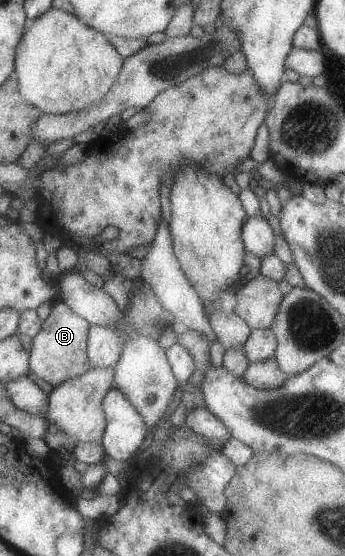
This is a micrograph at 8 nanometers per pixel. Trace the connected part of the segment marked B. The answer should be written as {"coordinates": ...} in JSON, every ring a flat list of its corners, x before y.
{"coordinates":[[60,299,52,303,51,312,44,321,41,332,32,339,30,366,33,375,55,387,67,382,69,378,83,376,93,369,88,352,89,330,92,325,83,316,75,314,65,301]]}

